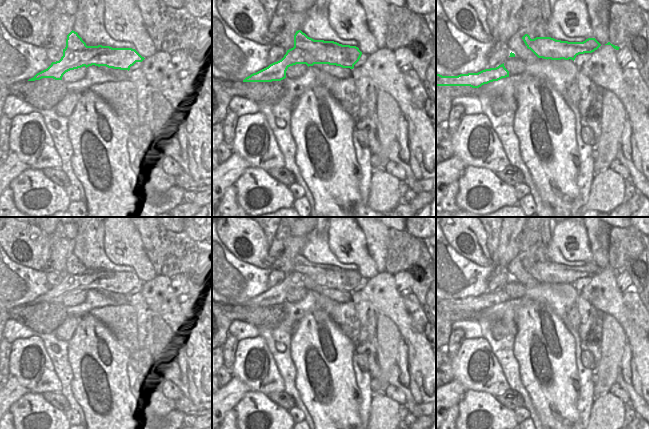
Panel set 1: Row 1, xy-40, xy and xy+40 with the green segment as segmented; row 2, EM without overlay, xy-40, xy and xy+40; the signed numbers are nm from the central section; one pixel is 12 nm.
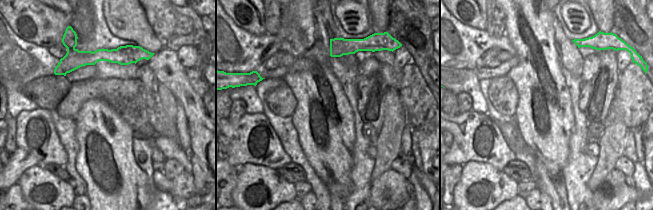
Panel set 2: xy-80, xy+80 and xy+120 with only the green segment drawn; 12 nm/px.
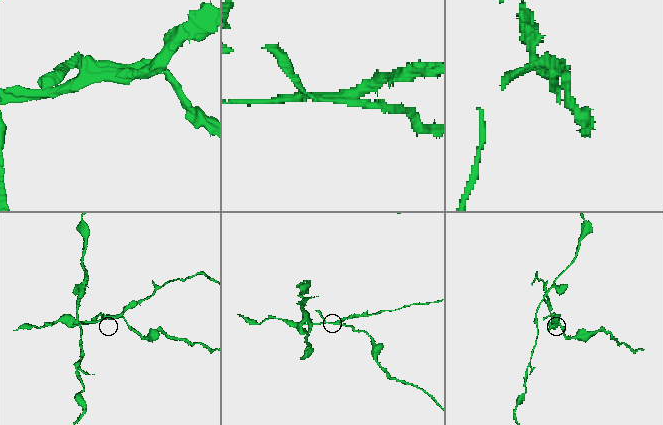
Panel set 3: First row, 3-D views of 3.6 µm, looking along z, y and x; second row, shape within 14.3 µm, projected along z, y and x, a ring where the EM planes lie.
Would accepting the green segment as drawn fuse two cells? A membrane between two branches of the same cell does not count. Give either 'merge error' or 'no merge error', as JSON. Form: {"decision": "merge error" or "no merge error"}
{"decision": "merge error"}

